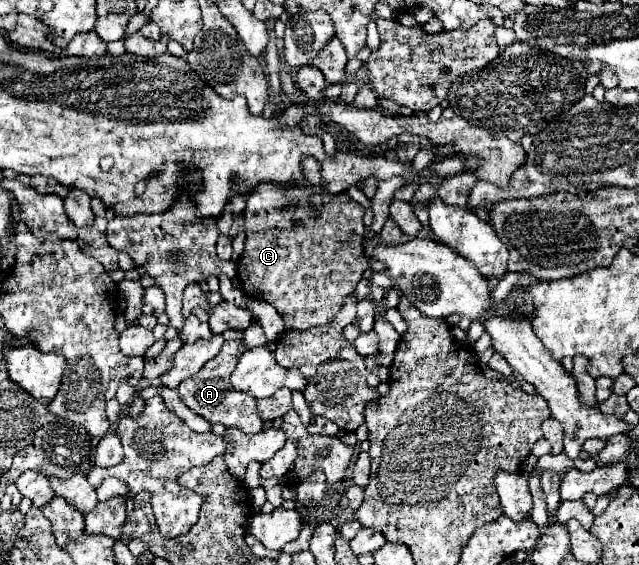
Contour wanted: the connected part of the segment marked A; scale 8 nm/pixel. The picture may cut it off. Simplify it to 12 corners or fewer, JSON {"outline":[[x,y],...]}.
{"outline":[[242,342],[220,354],[178,394],[208,422],[262,432],[256,398],[234,390],[230,374]]}

